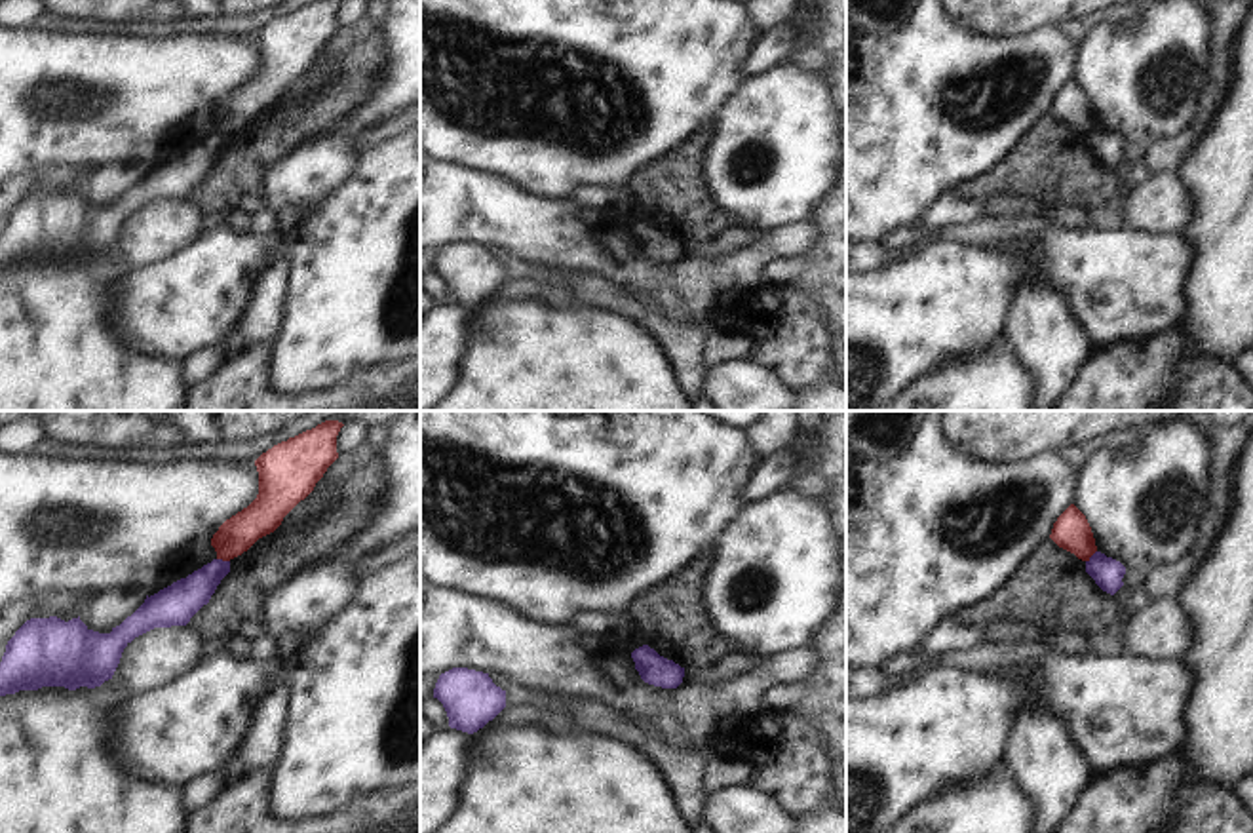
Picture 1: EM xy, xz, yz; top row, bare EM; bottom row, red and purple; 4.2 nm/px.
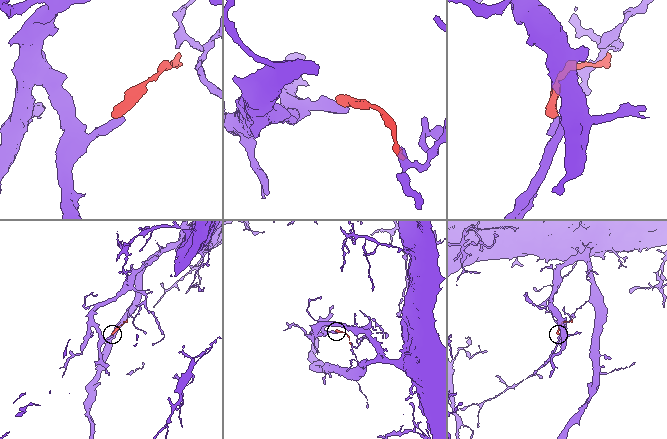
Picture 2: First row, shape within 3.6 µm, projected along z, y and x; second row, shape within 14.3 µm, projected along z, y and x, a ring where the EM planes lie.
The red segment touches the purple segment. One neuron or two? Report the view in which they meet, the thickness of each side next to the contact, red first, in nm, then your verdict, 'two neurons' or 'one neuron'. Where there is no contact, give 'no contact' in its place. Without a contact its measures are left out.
contact in xy; calibres 160 and 160 nm; two neurons

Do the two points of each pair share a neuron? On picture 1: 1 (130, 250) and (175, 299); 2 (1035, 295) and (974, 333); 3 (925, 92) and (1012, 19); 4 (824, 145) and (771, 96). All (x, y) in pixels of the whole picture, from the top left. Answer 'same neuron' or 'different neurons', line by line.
1: different neurons
2: different neurons
3: different neurons
4: same neuron

